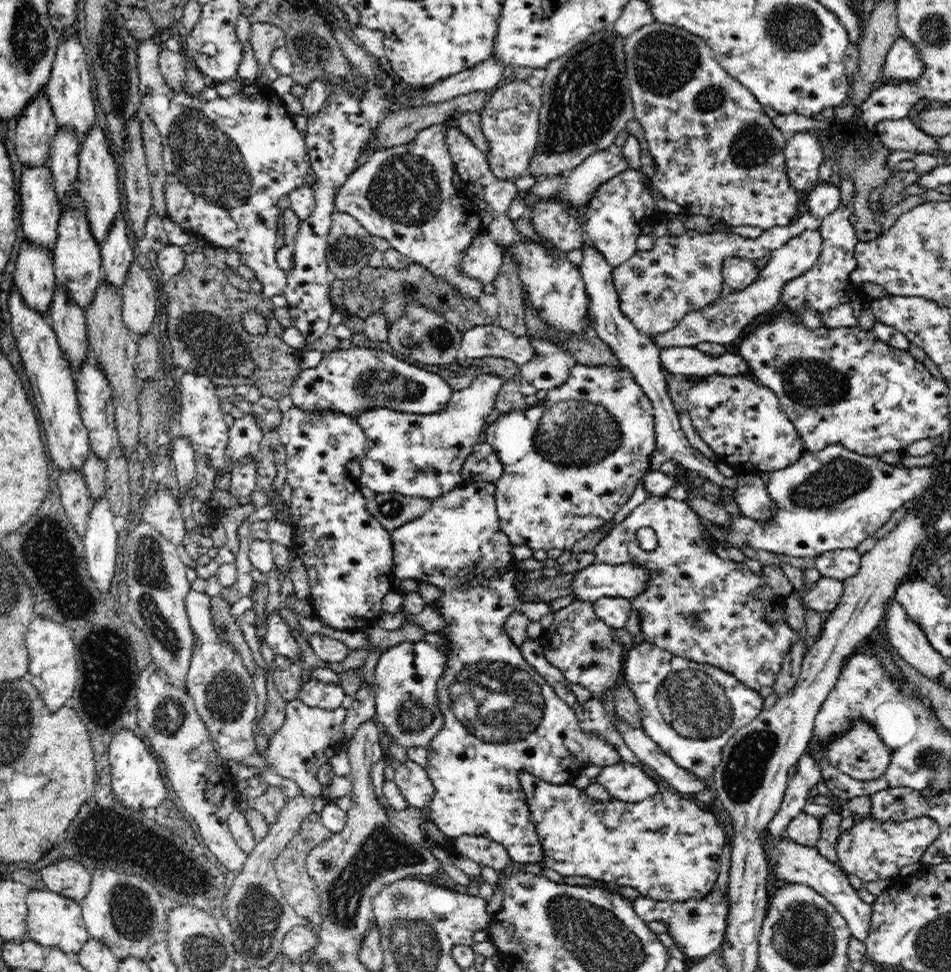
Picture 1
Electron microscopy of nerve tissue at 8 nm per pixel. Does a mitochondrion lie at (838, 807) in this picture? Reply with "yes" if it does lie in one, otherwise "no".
no

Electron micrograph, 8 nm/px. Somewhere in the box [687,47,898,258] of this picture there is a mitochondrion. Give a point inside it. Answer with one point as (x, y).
(755, 146)

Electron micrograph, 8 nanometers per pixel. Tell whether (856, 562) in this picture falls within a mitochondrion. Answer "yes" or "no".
no

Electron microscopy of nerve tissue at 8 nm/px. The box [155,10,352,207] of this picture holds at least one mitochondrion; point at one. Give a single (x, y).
(311, 50)

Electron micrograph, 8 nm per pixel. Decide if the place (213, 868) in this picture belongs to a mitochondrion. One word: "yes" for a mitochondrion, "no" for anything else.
no

